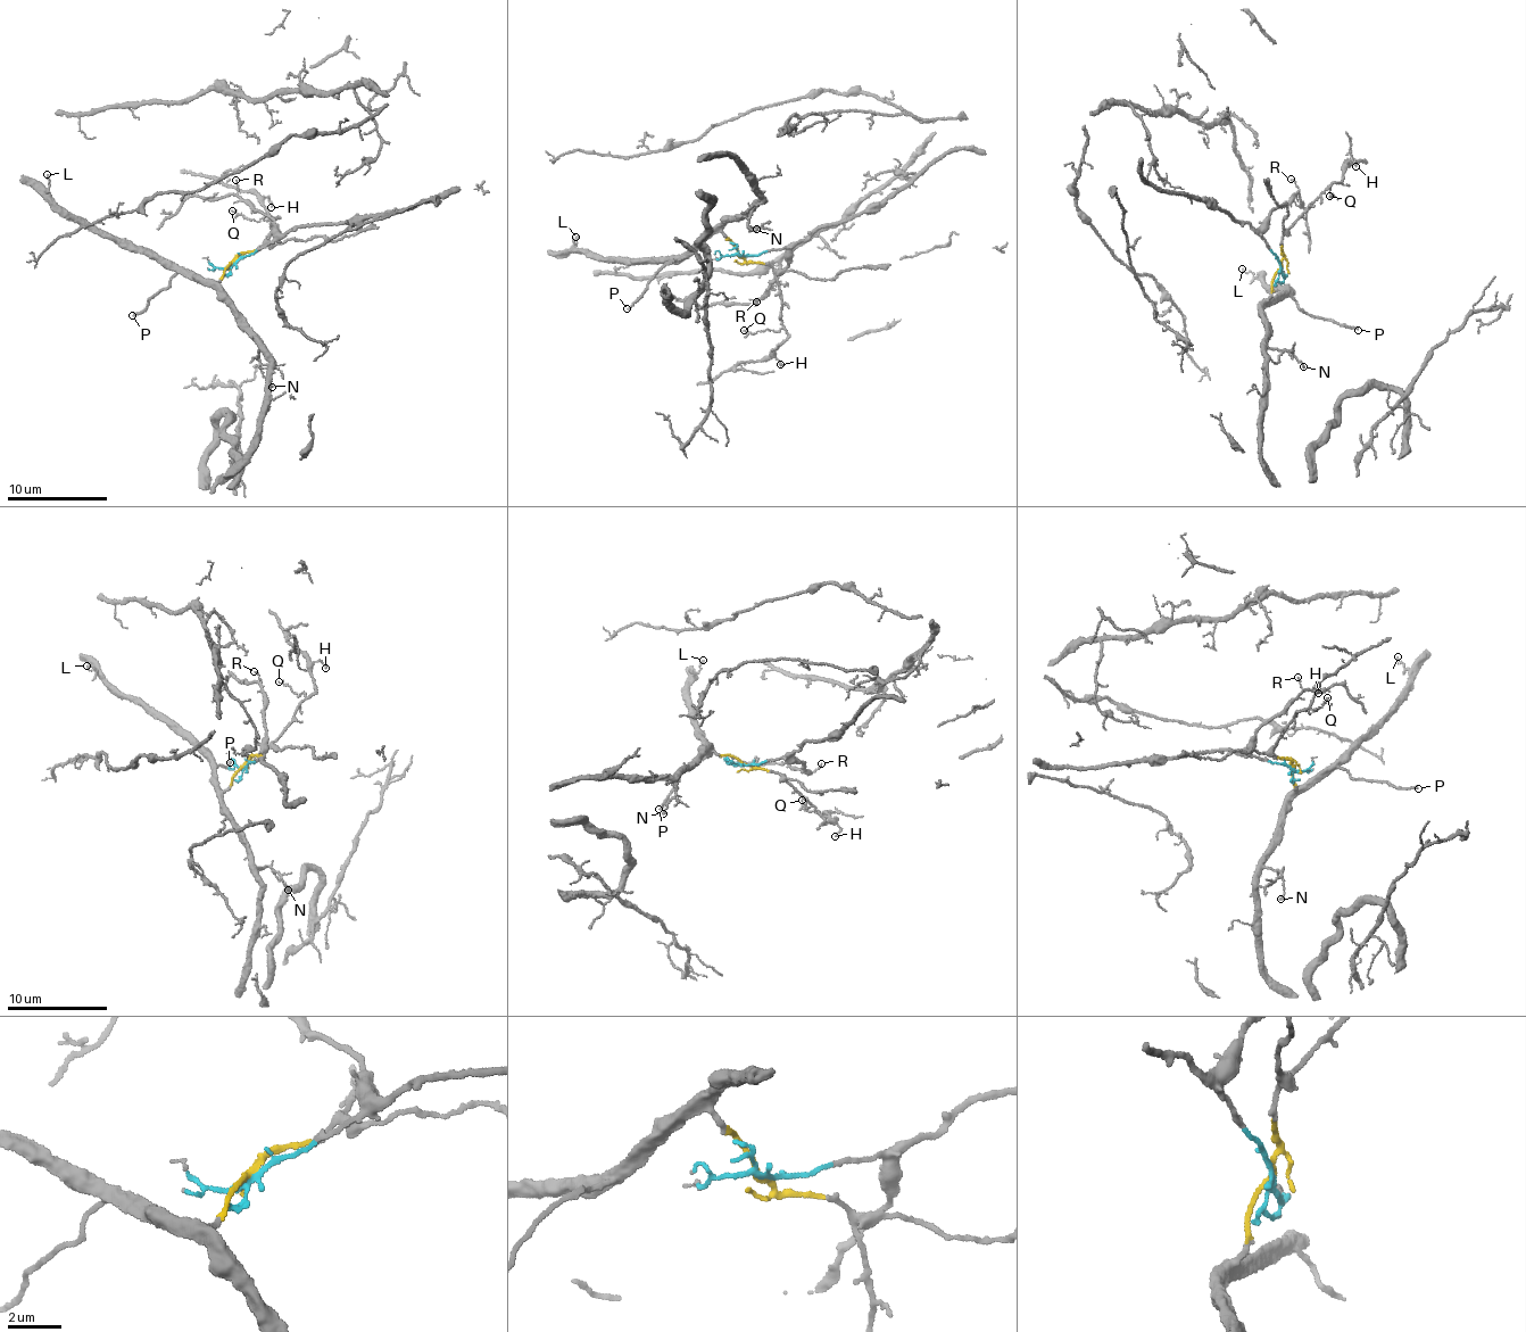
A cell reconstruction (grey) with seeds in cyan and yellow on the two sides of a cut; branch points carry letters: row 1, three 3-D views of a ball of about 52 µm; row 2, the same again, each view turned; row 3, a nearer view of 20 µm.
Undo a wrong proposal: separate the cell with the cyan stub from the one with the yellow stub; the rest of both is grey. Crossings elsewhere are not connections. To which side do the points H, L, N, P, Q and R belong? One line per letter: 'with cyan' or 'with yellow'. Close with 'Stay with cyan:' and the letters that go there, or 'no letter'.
H: with yellow
L: with yellow
N: with yellow
P: with yellow
Q: with yellow
R: with cyan
Stay with cyan: R

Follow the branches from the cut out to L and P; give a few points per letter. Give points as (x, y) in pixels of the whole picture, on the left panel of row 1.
L: (234, 263), (215, 283), (202, 283), (154, 258), (88, 231), (49, 192), (46, 173)
P: (234, 263), (215, 283), (202, 283), (176, 272), (160, 292), (149, 298), (147, 309), (132, 316)

